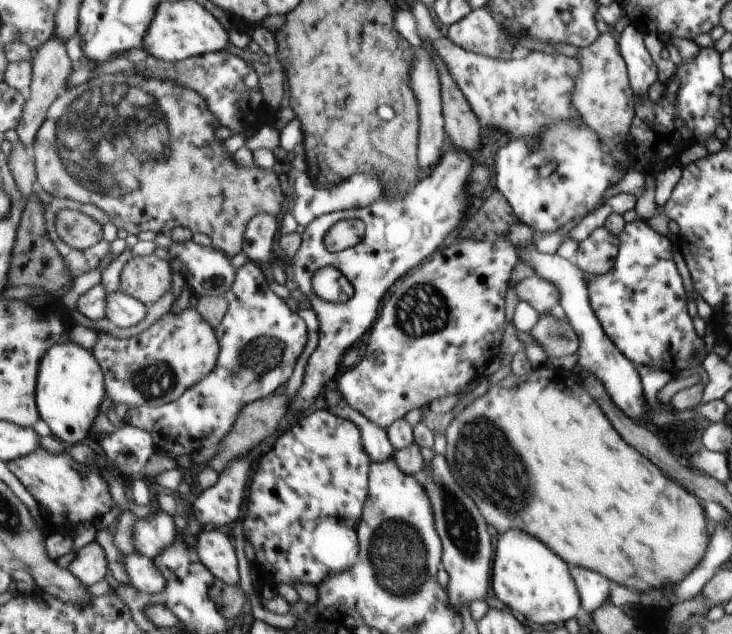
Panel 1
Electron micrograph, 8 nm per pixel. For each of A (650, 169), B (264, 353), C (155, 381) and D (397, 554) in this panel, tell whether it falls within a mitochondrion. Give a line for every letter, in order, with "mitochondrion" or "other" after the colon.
A: other
B: mitochondrion
C: mitochondrion
D: mitochondrion

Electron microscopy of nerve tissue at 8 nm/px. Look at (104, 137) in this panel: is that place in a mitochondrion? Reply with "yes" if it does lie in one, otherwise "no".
yes

